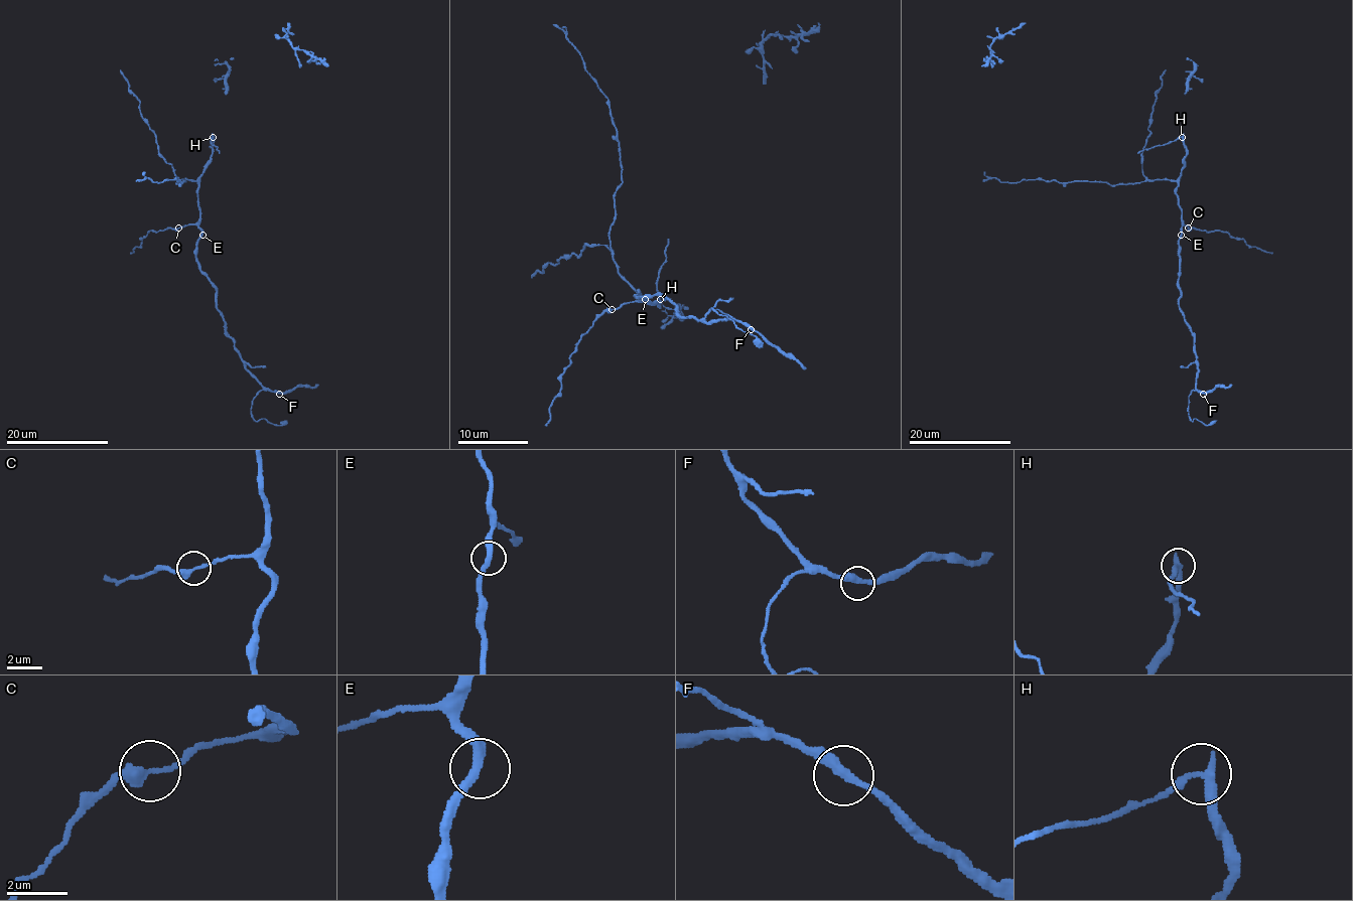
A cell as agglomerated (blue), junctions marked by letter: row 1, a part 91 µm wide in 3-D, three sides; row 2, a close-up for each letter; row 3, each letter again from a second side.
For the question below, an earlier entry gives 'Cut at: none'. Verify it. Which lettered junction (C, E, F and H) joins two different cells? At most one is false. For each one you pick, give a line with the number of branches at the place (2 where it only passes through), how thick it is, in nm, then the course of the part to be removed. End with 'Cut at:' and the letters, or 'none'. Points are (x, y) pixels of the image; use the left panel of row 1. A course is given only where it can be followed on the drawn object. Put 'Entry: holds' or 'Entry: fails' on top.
Entry: fails
H: Branches: 2. Thickness 320 nm. Course of the part to remove: (213, 136), (212, 144), (219, 153)
Cut at: H

